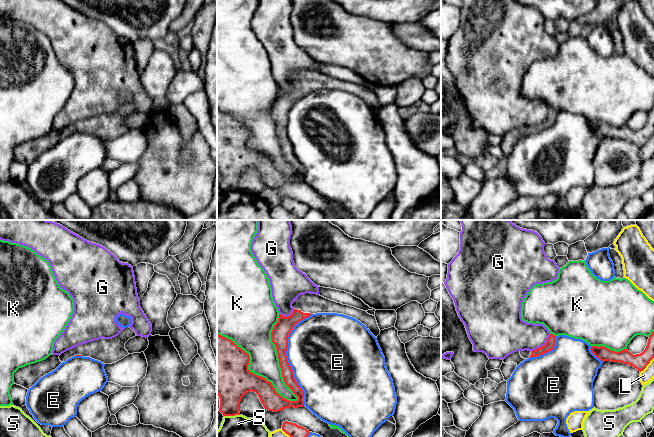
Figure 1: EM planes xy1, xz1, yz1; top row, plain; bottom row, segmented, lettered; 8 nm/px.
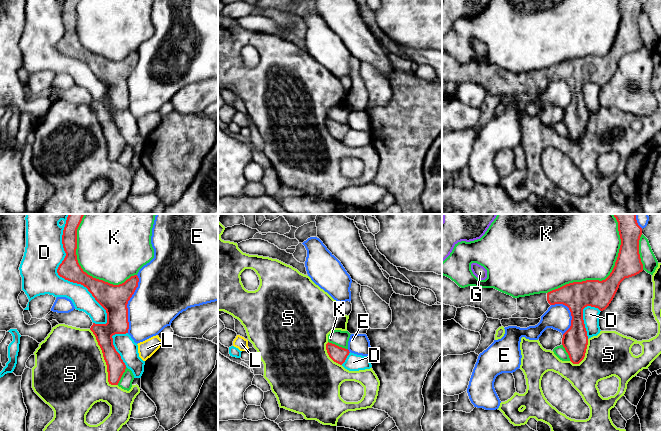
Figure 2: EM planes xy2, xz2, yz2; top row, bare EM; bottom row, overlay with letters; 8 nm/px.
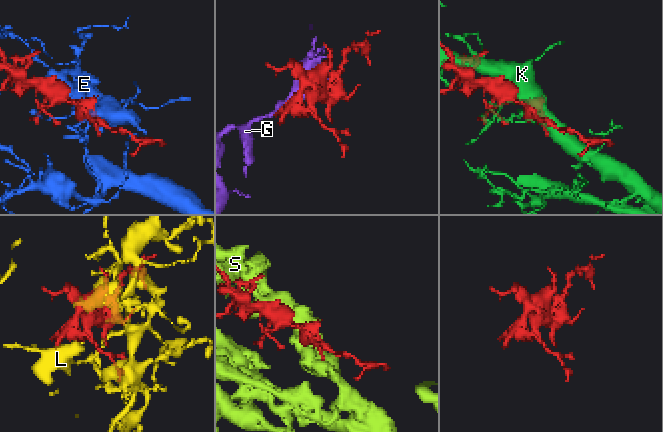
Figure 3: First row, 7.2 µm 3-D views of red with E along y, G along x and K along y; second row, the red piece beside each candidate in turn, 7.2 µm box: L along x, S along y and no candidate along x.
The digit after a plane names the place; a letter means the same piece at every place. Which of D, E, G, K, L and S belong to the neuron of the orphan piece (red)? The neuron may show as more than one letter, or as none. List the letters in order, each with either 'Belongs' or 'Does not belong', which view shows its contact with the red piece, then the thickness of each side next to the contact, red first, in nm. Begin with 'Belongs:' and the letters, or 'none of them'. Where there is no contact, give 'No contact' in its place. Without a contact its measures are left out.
Belongs: none of them
D: Does not belong. Touches red in xy2. Thickness 170 nm (red) against 300 nm
E: Does not belong. Touches red in xz1. Thickness 140 nm (red) against 480 nm
G: Does not belong. Touches red in yz1. Thickness 70 nm (red) against 260 nm
K: Does not belong. Touches red in xz1. Thickness 440 nm (red) against 240 nm
L: Does not belong. Touches red in yz1. Thickness 130 nm (red) against 100 nm
S: Does not belong. Touches red in xy2. Thickness 150 nm (red) against 500 nm

